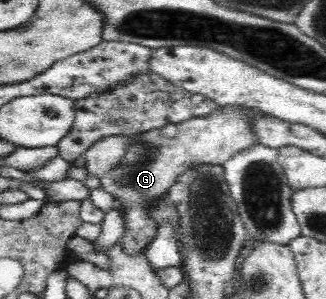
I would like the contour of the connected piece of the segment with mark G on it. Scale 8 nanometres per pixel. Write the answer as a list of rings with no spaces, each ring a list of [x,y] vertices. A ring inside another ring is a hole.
[[[239,105],[219,106],[207,117],[193,117],[189,121],[141,133],[120,165],[107,171],[100,179],[103,194],[122,201],[121,210],[127,231],[119,244],[126,253],[139,255],[146,251],[159,229],[150,216],[150,207],[155,200],[161,199],[161,195],[171,194],[181,173],[197,165],[223,166],[237,153],[259,144],[252,125],[252,119],[257,116],[263,118],[265,114],[261,110],[255,111]]]

